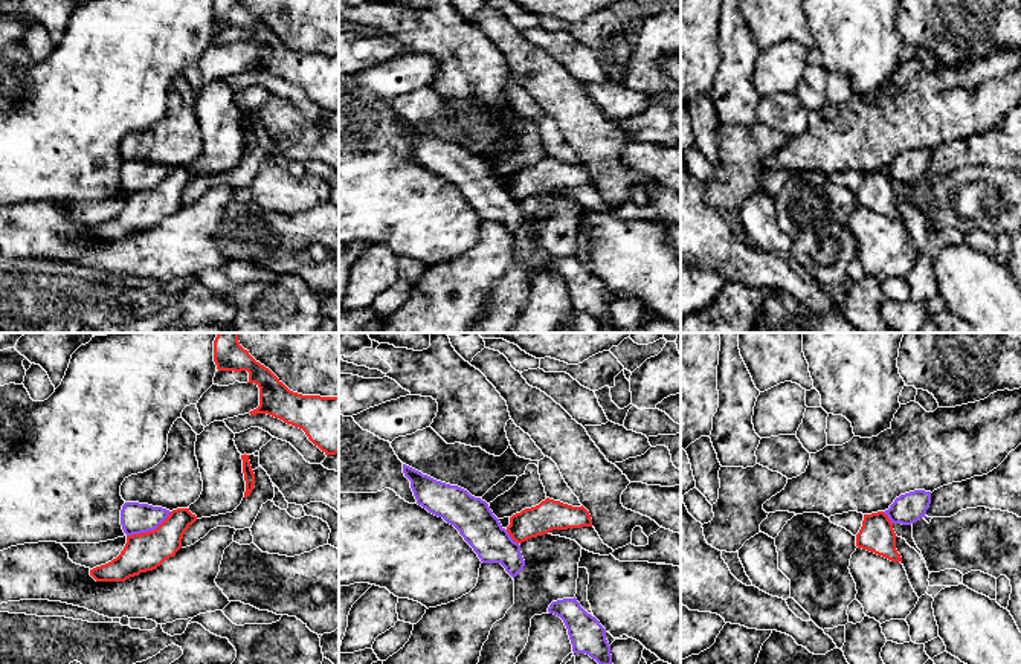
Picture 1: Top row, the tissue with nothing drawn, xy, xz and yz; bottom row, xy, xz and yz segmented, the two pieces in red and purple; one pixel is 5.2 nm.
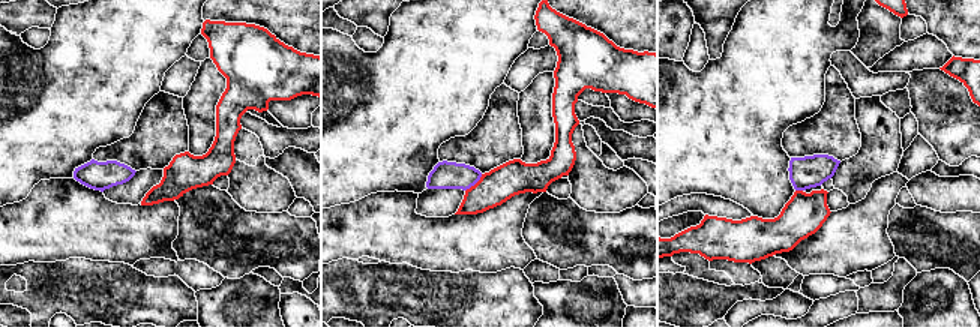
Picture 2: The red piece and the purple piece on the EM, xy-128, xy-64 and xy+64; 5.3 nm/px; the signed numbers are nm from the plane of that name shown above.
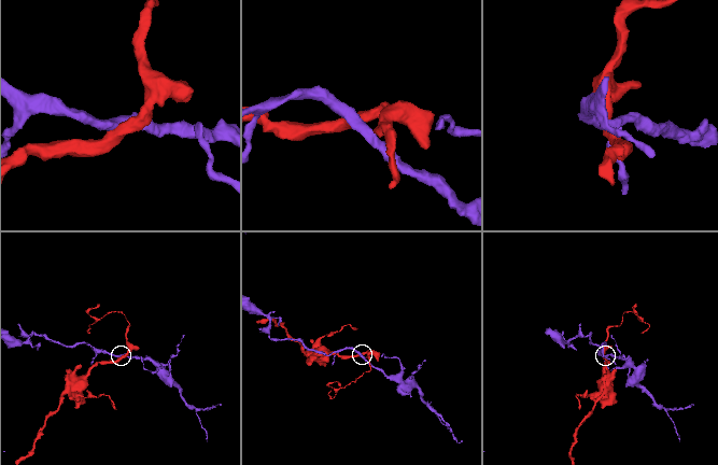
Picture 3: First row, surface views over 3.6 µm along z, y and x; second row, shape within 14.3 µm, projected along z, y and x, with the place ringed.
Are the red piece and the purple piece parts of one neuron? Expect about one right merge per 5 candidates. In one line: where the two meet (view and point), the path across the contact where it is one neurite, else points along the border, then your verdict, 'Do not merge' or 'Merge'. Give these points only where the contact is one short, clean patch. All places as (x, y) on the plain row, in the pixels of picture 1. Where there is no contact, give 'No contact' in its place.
Touches red at xy (148, 190). Boundary: xy (171, 170), (153, 188), (127, 194). Do not merge

